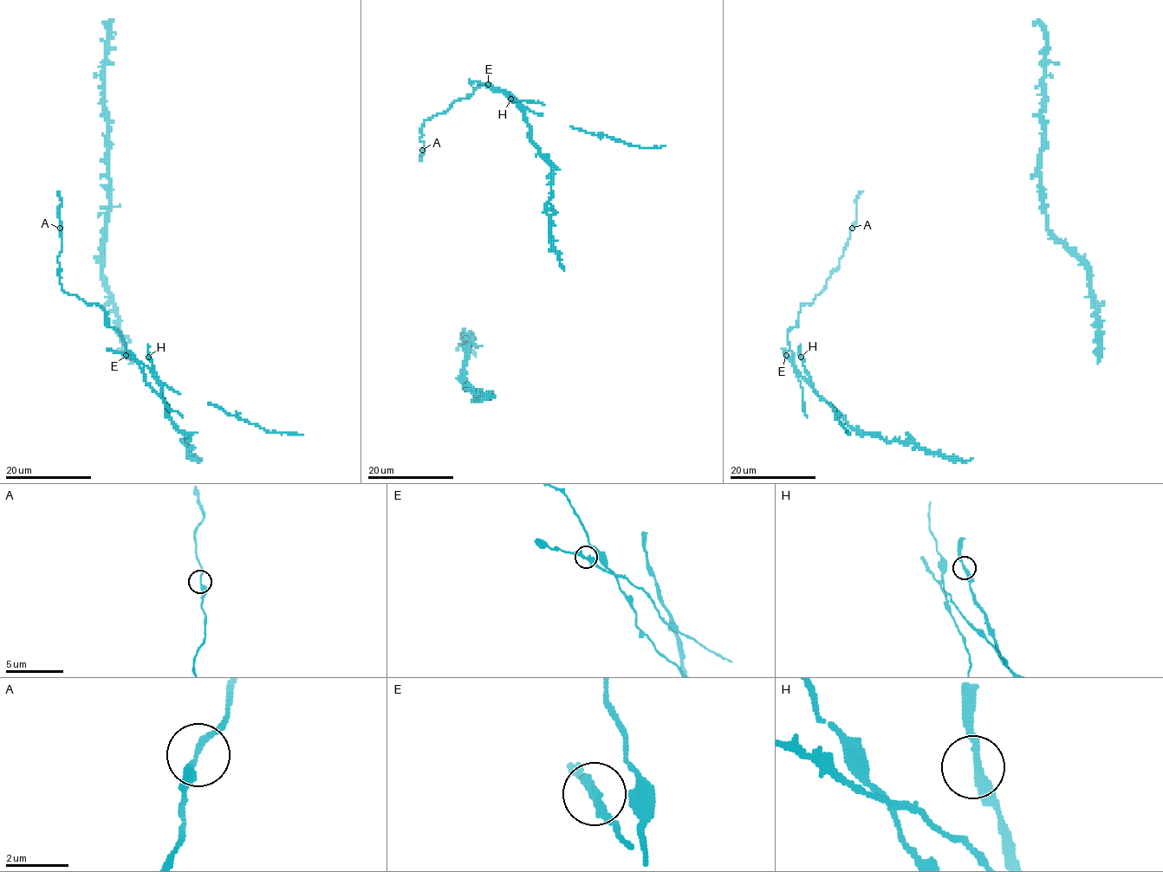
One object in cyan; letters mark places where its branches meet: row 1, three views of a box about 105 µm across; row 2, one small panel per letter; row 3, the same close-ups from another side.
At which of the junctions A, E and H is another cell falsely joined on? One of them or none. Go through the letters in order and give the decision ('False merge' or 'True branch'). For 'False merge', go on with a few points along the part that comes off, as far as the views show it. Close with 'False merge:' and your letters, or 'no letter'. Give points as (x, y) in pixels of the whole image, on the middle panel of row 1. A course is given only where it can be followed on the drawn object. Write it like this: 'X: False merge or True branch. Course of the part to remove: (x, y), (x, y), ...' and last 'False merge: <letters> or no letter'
A: True branch
E: True branch
H: True branch
False merge: no letter

